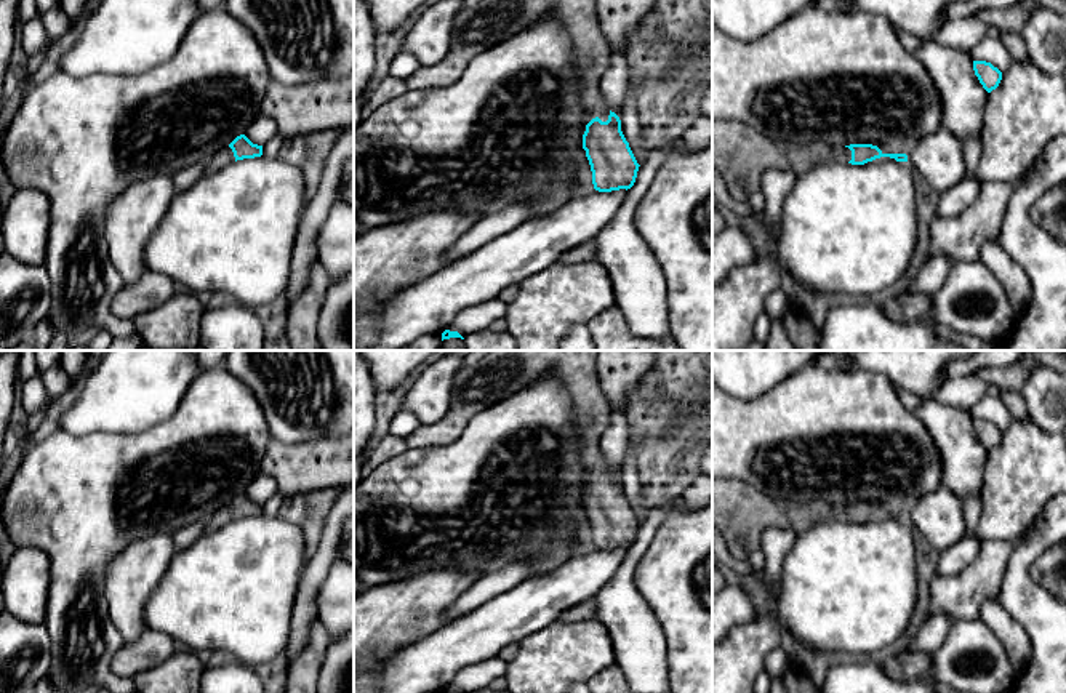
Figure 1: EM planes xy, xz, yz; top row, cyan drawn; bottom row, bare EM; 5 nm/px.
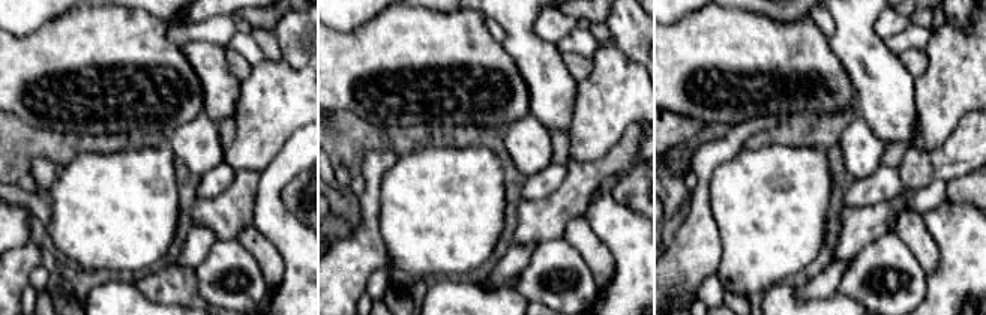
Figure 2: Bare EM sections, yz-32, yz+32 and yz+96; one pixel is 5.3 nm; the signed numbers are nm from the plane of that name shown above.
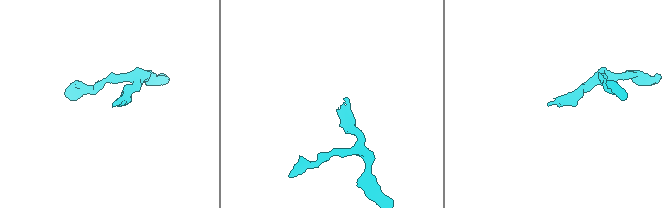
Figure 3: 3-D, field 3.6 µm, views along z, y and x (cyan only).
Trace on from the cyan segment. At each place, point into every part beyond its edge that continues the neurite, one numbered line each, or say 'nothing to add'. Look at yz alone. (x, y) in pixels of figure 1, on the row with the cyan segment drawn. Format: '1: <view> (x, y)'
1: yz (741, 156)

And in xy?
1: xy (224, 156)

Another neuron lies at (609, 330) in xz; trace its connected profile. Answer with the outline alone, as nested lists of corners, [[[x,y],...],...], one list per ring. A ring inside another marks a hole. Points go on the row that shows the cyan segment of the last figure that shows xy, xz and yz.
[[[613,306],[587,325],[595,351],[680,351],[672,334],[645,339],[631,333],[623,312]]]

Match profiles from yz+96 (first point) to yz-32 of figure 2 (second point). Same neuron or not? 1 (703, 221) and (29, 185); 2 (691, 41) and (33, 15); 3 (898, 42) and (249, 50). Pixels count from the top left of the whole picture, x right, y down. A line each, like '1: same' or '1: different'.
1: different
2: different
3: same

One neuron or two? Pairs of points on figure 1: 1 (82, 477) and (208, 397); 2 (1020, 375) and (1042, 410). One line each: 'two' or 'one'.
1: one
2: two

